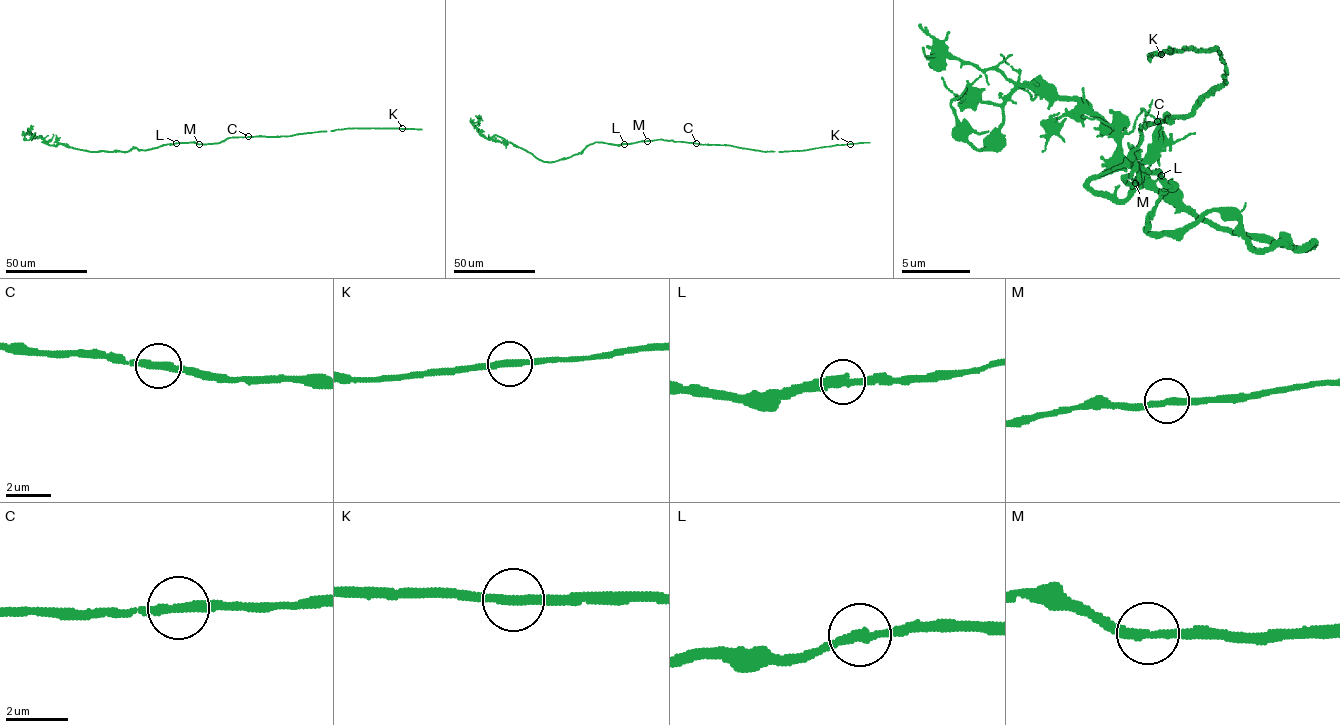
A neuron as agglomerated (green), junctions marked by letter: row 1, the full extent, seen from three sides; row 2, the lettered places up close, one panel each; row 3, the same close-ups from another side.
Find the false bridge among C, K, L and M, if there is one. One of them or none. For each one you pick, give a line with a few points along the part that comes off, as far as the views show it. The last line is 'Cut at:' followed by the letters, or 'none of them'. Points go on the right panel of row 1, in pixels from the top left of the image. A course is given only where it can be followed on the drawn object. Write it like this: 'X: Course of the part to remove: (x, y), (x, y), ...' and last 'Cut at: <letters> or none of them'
Cut at: none of them

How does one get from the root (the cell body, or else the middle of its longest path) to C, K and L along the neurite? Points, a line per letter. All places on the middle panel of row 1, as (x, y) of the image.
C: (645, 141), (696, 143)
K: (645, 141), (728, 145), (762, 151), (801, 151), (850, 144)
L: (645, 141), (624, 144)

